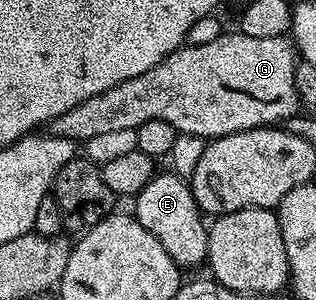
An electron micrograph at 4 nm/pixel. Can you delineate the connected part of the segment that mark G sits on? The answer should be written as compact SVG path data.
M223 32L216 40L211 40L208 44L200 44L197 47L183 45L170 56L166 56L166 60L154 64L154 68L150 68L150 72L142 72L142 76L134 76L134 80L126 80L114 88L106 88L106 92L98 92L98 96L90 96L90 100L82 100L82 104L70 108L70 112L55 118L50 123L50 131L52 130L52 134L56 138L69 138L72 142L88 142L91 138L104 138L107 134L124 134L127 130L128 133L134 132L139 126L146 124L146 120L166 120L166 124L170 124L181 134L193 134L199 138L211 140L222 136L230 136L234 132L253 130L259 126L284 124L289 117L297 113L300 106L300 97L296 95L296 89L294 88L294 72L296 71L297 61L298 51L291 37L275 38L269 36L258 40L254 36L246 36L239 32L233 32L233 34Z

